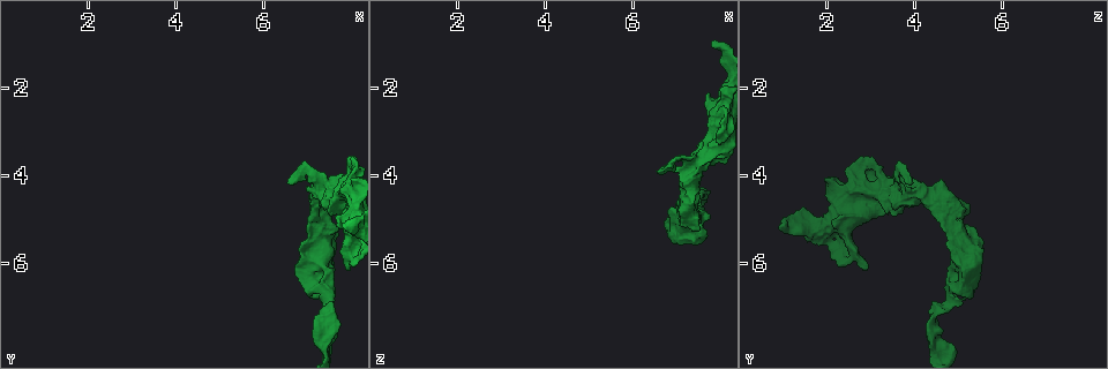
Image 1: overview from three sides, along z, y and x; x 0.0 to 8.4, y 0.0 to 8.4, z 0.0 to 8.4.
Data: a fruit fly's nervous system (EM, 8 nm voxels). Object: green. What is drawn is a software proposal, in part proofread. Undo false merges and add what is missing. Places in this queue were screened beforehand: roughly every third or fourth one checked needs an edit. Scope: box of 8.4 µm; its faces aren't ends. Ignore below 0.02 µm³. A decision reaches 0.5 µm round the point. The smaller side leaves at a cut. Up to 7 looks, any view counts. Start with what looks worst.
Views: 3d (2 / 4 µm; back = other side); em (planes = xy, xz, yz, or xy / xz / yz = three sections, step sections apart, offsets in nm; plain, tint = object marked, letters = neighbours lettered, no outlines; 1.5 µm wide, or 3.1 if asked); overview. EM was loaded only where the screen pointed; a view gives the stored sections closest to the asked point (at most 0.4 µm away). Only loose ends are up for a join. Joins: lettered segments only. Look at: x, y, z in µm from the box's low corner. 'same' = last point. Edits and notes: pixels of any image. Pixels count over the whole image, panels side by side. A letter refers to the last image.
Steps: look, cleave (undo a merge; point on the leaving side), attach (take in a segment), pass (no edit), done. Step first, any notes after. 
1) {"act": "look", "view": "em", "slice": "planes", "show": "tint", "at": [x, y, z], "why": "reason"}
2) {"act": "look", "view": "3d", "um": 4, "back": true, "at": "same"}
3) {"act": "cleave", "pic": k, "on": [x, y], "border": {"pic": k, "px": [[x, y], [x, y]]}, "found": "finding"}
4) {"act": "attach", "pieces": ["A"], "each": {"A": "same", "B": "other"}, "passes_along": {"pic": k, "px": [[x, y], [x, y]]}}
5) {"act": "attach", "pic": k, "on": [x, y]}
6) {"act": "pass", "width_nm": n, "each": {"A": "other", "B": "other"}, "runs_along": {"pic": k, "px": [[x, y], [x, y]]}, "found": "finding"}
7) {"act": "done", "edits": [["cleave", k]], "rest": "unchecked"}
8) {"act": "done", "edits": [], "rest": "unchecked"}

{"act": "look", "view": "3d", "um": 4, "at": [7.85, 5.15, 1.00], "why": "branch stops here"}

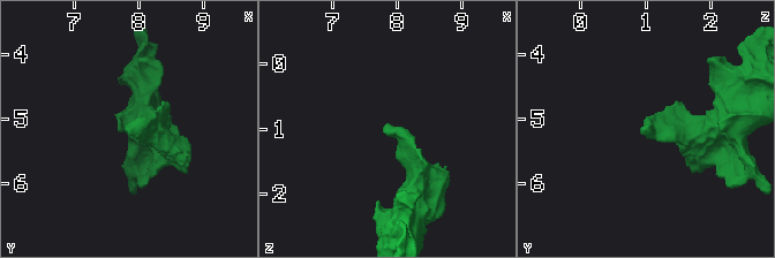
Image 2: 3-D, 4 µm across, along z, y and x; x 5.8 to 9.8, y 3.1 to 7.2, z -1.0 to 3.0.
{"act": "look", "view": "em", "slice": "yz", "step": 4, "show": "tint", "at": [7.75, 5.10, 1.00], "why": "need the tissue"}

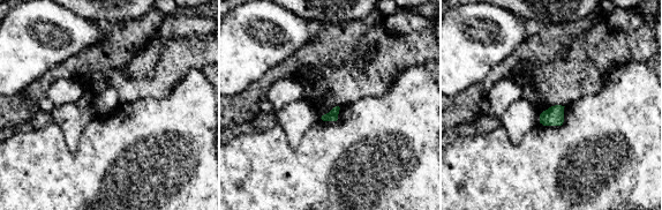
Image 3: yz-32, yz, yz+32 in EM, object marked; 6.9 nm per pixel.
{"act": "look", "view": "em", "slice": "planes", "show": "letters", "at": "same"}

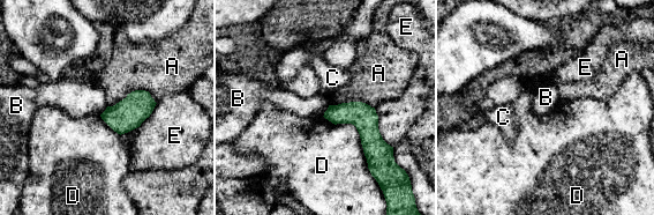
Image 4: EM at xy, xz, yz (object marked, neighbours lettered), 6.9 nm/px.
{"act": "pass", "each": {"A": "other", "B": "other", "C": "other", "D": "other", "E": "other"}, "border": {"pic": 4, "px": [[329, 104], [323, 116]]}, "found": "none of them fits"}

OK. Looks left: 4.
{"act": "look", "view": "3d", "um": 4, "at": [7.90, 6.15, 2.90], "why": "an open end"}

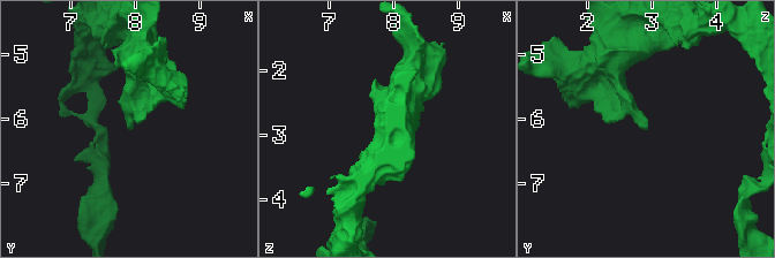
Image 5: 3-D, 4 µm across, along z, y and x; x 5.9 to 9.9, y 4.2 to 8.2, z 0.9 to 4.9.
{"act": "look", "view": "em", "slice": "xy", "step": 8, "show": "tint", "at": [7.90, 6.20, 2.90]}

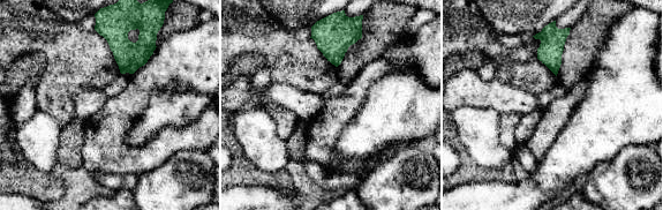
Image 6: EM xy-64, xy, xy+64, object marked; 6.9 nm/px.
{"act": "look", "view": "em", "slice": "yz", "step": 8, "show": "letters", "at": "same", "why": "another direction"}

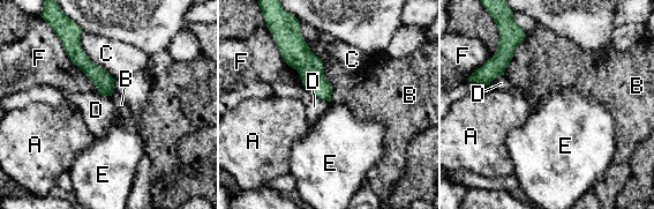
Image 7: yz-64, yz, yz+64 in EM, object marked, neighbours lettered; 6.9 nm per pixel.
{"act": "pass", "width_nm": 120, "each": {"A": "other", "B": "other", "C": "other", "D": "other", "E": "other", "F": "other"}, "border": {"pic": 7, "px": [[302, 84], [313, 94], [329, 102]]}, "found": "no lettered segment goes on from it"}

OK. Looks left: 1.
{"act": "done", "edits": [], "rest": "unchecked"}

